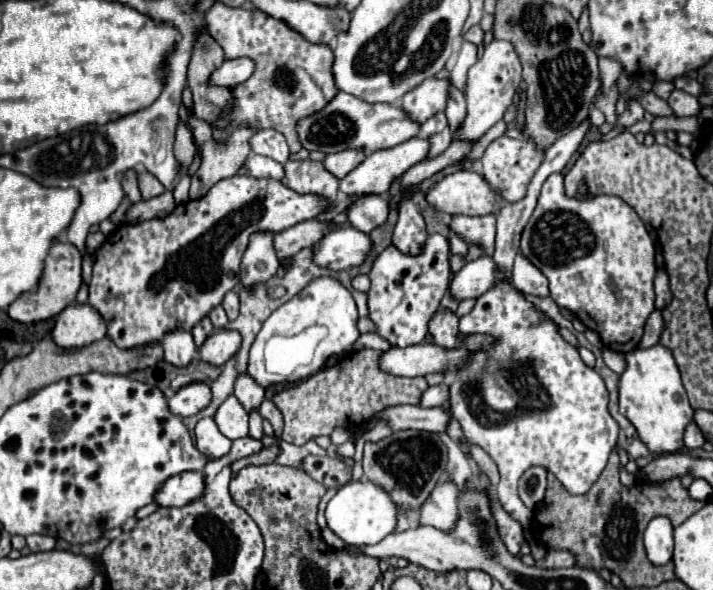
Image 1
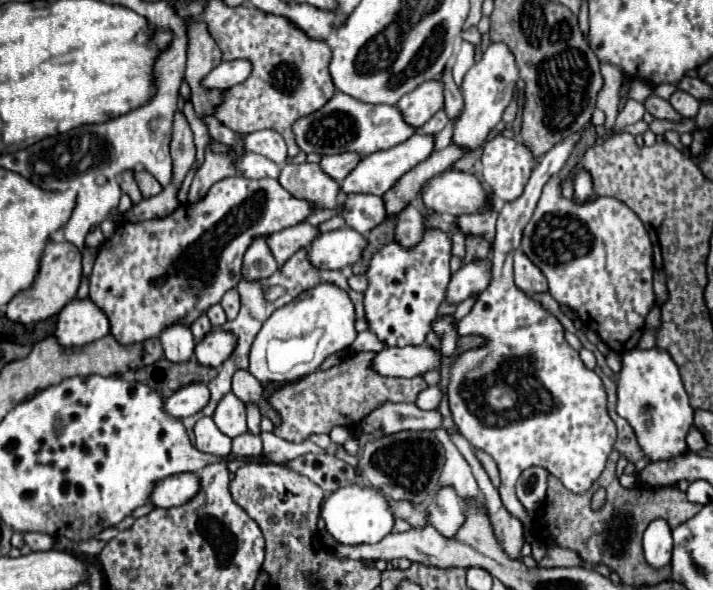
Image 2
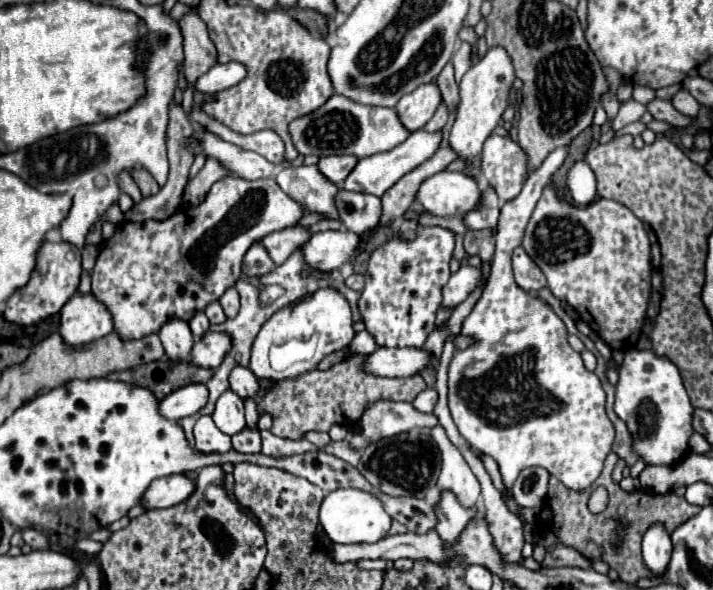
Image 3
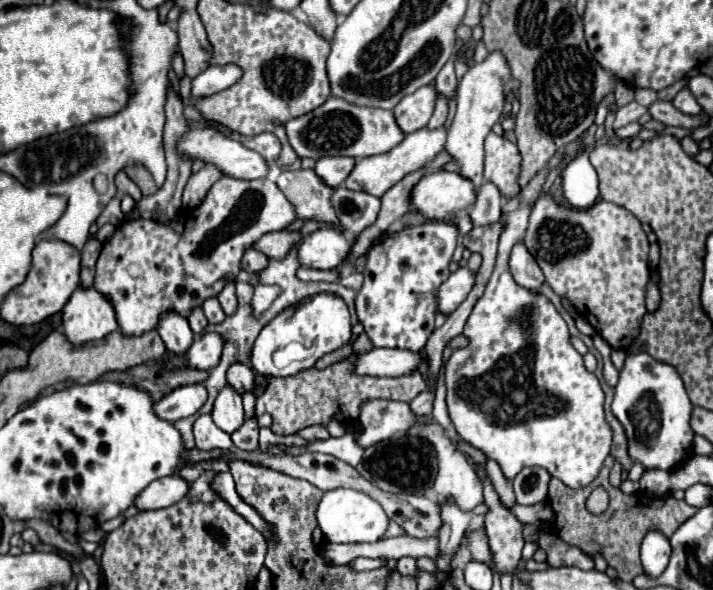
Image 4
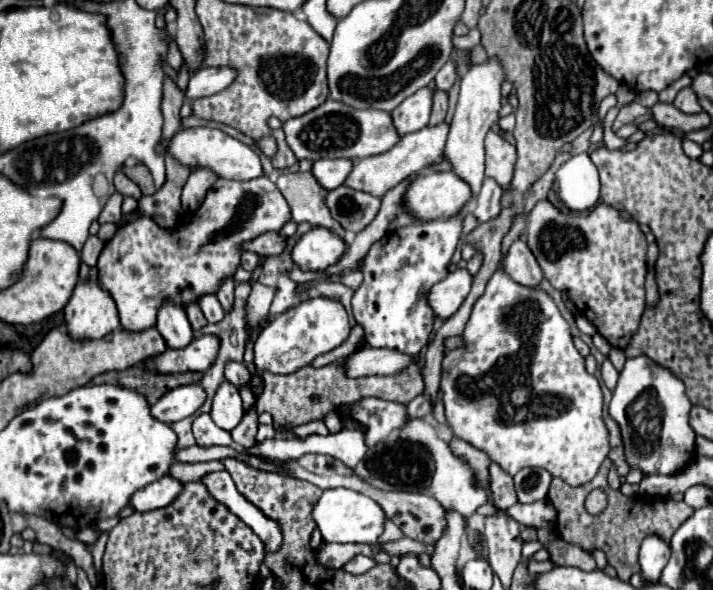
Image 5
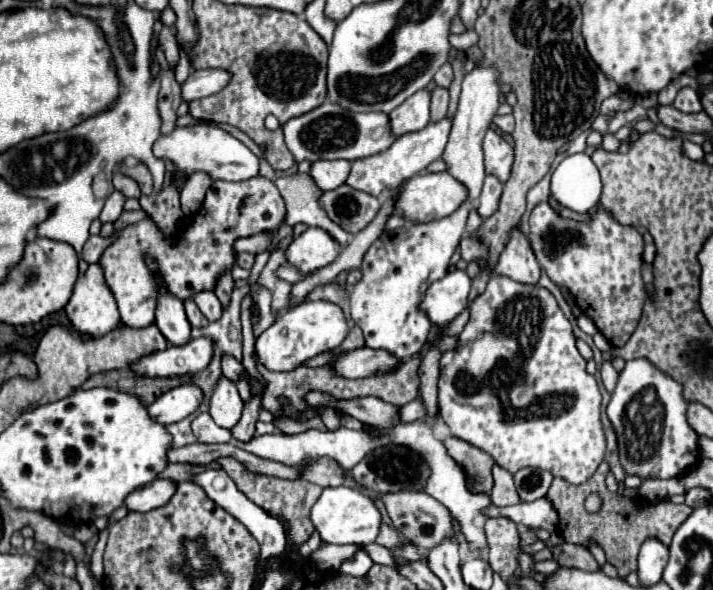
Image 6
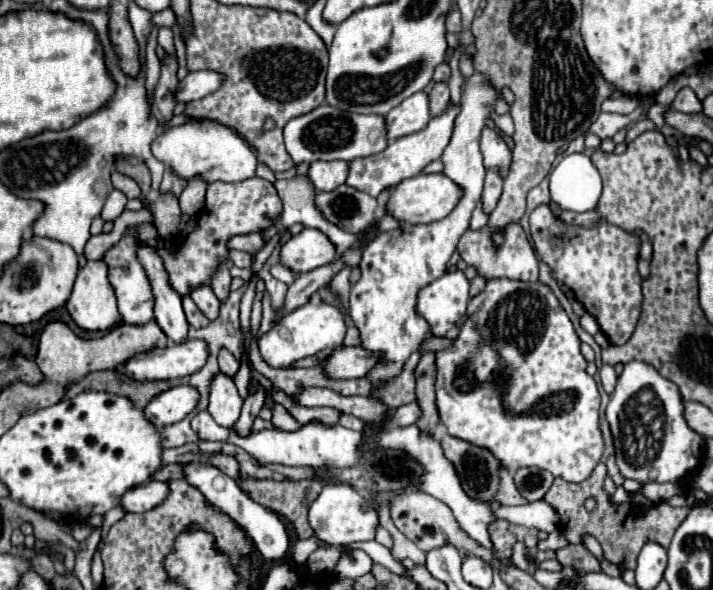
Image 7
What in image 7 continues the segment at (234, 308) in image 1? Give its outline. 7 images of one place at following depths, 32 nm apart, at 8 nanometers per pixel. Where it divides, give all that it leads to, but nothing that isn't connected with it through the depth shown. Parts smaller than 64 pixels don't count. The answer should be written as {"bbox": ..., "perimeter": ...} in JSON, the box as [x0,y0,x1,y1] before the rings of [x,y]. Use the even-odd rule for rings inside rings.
{"bbox":[212,264,232,302],"perimeter":[[[222,264],[218,268],[218,272],[212,276],[212,290],[214,290],[214,294],[218,296],[220,302],[224,302],[228,298],[228,294],[230,294],[230,282],[232,282],[232,276],[228,272],[228,266]]]}

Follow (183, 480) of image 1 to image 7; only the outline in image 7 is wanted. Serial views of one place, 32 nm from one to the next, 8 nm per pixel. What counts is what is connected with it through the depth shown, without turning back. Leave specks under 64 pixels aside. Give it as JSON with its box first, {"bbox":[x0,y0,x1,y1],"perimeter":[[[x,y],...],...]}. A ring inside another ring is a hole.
{"bbox":[122,480,170,512],"perimeter":[[[152,480],[148,484],[136,486],[130,492],[126,492],[122,496],[122,508],[126,512],[146,512],[160,506],[168,494],[170,494],[168,482]]]}

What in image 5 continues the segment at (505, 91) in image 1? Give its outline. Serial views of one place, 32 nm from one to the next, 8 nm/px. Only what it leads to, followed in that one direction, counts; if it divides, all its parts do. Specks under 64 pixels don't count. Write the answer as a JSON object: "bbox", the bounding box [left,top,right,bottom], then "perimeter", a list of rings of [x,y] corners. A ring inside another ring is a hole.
{"bbox":[444,56,506,194],"perimeter":[[[498,56],[488,58],[482,64],[474,64],[460,82],[460,96],[454,120],[450,124],[448,142],[444,148],[444,156],[454,166],[454,174],[466,180],[472,186],[472,194],[480,192],[484,180],[484,138],[490,132],[492,124],[500,118],[498,112],[502,108],[502,82],[506,80],[504,66]]]}

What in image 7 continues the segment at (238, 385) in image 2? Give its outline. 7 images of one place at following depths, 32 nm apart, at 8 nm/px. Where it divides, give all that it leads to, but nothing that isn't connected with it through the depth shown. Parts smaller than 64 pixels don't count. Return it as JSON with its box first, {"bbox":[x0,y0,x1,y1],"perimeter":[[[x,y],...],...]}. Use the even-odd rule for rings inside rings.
{"bbox":[218,350,240,378],"perimeter":[[[220,350],[218,362],[220,362],[220,370],[222,370],[226,376],[230,376],[230,378],[234,378],[236,372],[240,370],[240,362],[238,362],[228,350]]]}

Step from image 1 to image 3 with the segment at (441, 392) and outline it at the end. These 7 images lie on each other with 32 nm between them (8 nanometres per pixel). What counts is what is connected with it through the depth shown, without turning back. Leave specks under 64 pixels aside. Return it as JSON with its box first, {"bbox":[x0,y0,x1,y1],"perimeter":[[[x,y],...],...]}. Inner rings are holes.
{"bbox":[412,388,438,412],"perimeter":[[[426,388],[426,390],[422,390],[422,392],[416,396],[416,400],[414,400],[412,404],[414,404],[414,408],[420,410],[420,412],[432,412],[434,406],[436,406],[436,402],[438,402],[438,392],[436,392],[436,388]]]}

